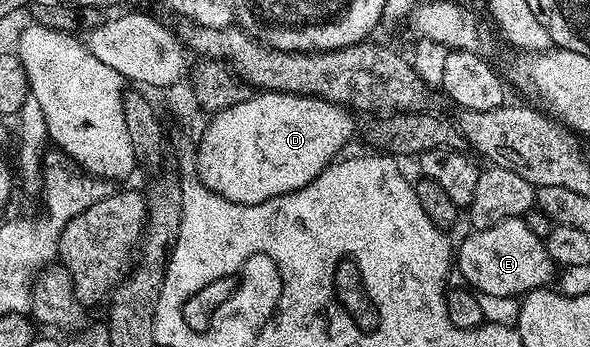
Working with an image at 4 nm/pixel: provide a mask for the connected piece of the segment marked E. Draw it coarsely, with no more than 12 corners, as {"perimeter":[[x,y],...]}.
{"perimeter":[[523,218],[473,230],[454,255],[469,288],[523,297],[557,278]]}

